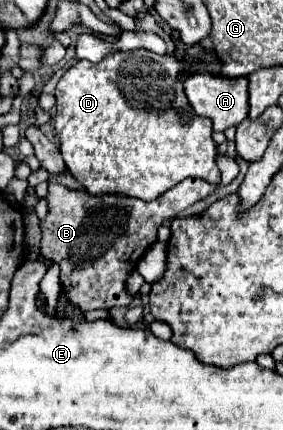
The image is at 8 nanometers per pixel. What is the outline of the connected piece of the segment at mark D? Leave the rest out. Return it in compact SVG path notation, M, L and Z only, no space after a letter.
M132 49L108 55L100 63L76 61L56 85L54 129L66 167L90 195L124 193L152 201L186 177L200 177L210 183L220 179L214 163L216 143L212 139L212 121L196 115L188 103L182 65L174 55Z

